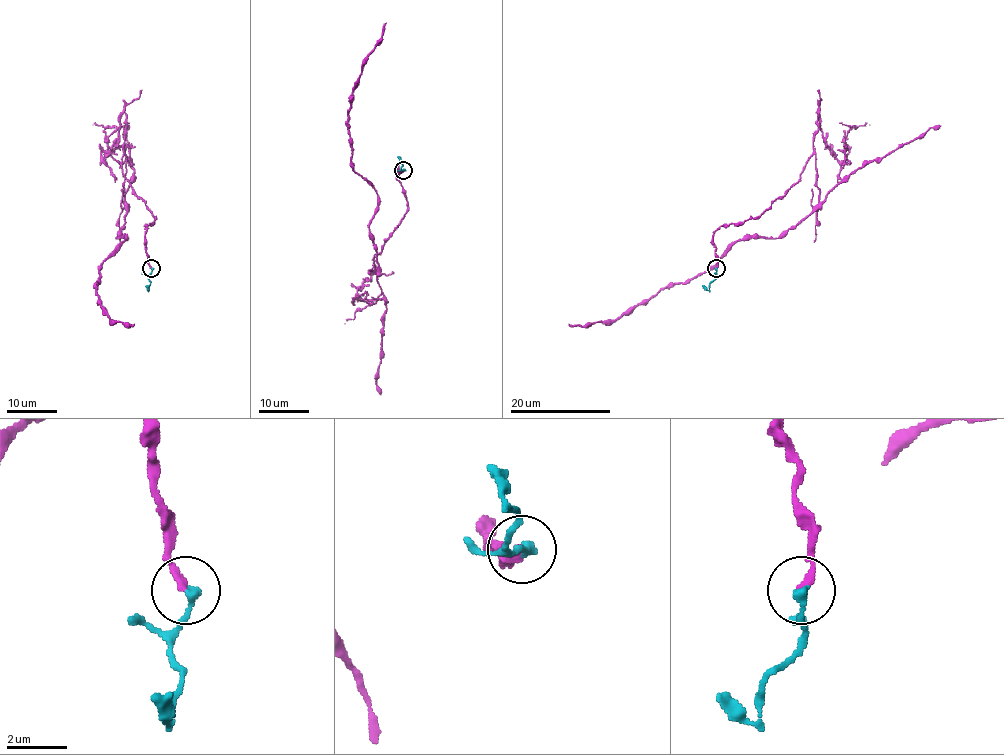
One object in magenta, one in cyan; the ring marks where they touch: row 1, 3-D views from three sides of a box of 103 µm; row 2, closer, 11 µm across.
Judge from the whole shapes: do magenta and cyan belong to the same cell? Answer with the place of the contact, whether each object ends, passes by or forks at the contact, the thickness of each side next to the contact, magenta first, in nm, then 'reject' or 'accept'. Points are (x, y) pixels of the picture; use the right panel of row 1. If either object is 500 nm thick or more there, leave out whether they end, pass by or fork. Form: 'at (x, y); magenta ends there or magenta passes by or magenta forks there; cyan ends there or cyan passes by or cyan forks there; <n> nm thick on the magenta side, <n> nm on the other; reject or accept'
at (716, 268); magenta ends there; cyan ends there; 240 nm thick on the magenta side, 280 nm on the other; reject

